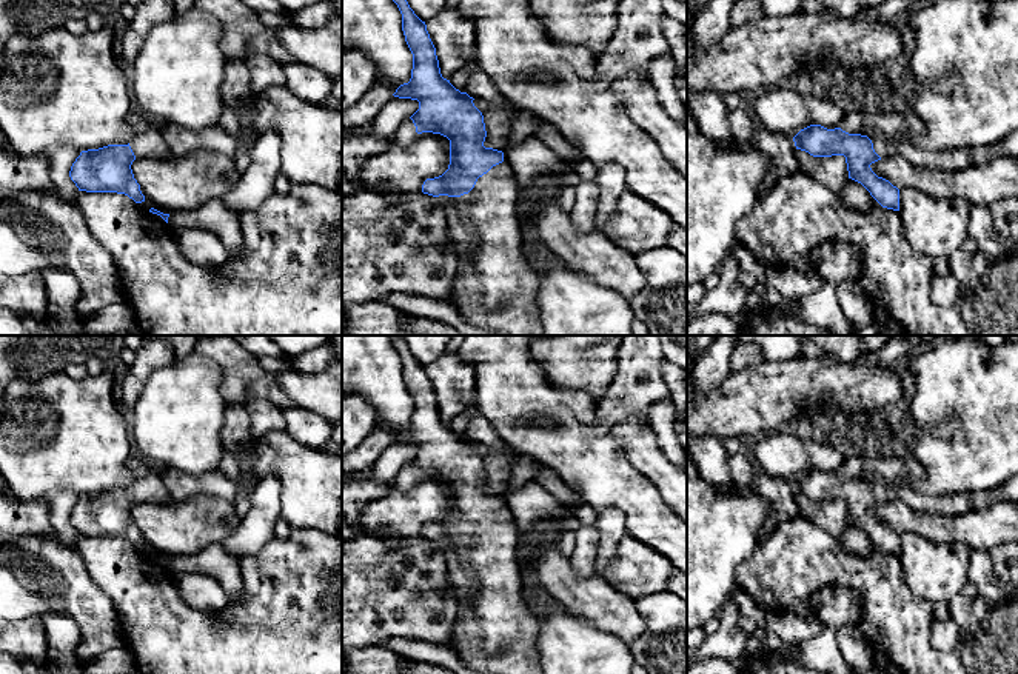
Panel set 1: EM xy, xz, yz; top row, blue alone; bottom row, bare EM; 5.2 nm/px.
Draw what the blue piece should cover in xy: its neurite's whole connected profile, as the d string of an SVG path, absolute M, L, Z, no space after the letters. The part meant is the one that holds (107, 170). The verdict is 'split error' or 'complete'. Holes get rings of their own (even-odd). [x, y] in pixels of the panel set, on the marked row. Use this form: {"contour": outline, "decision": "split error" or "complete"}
{"contour": "M131 111L128 123L134 131L128 145L108 145L82 151L75 158L69 177L79 191L117 192L128 195L136 203L145 202L131 165L136 158L168 158L171 149L165 137L140 111Z", "decision": "split error"}

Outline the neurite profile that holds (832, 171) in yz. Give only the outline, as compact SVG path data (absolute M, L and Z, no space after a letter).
M796 149L796 158L799 162L801 171L841 195L849 179L844 155L813 157L805 151Z

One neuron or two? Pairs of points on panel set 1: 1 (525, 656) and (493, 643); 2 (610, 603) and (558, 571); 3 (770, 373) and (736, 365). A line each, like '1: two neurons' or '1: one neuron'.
1: one neuron
2: one neuron
3: two neurons

